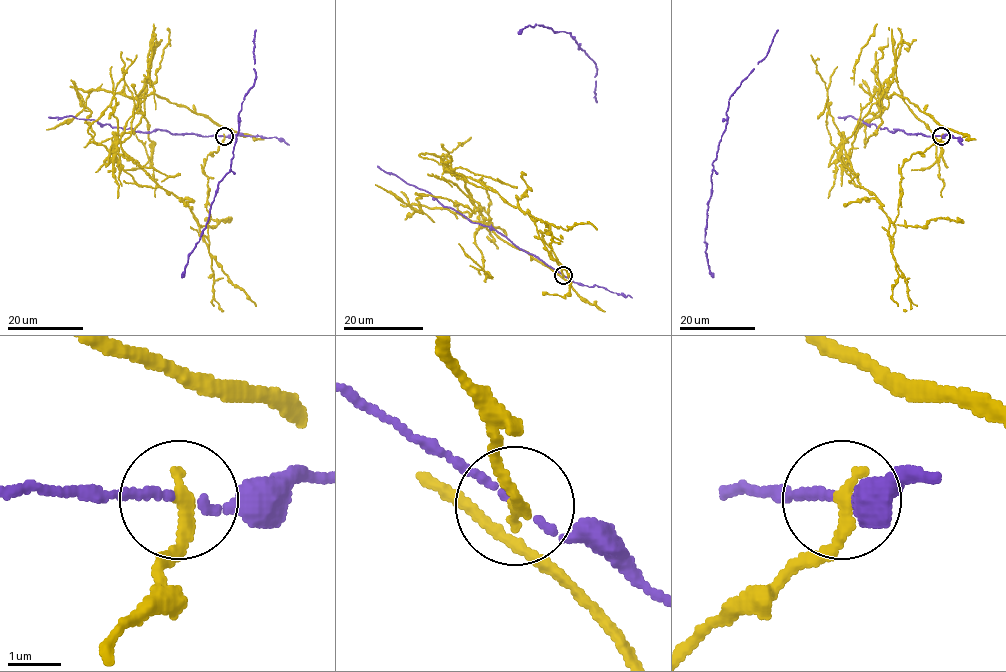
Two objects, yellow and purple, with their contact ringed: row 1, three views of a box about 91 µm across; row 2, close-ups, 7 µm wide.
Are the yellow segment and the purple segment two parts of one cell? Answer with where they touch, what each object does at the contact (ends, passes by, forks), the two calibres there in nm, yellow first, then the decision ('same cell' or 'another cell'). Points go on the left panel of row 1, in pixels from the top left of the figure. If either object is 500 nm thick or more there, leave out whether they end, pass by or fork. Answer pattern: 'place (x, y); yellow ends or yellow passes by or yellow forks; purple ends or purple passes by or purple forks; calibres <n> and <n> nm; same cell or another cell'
place (224, 136); yellow ends; purple passes by; calibres 260 and 120 nm; another cell

